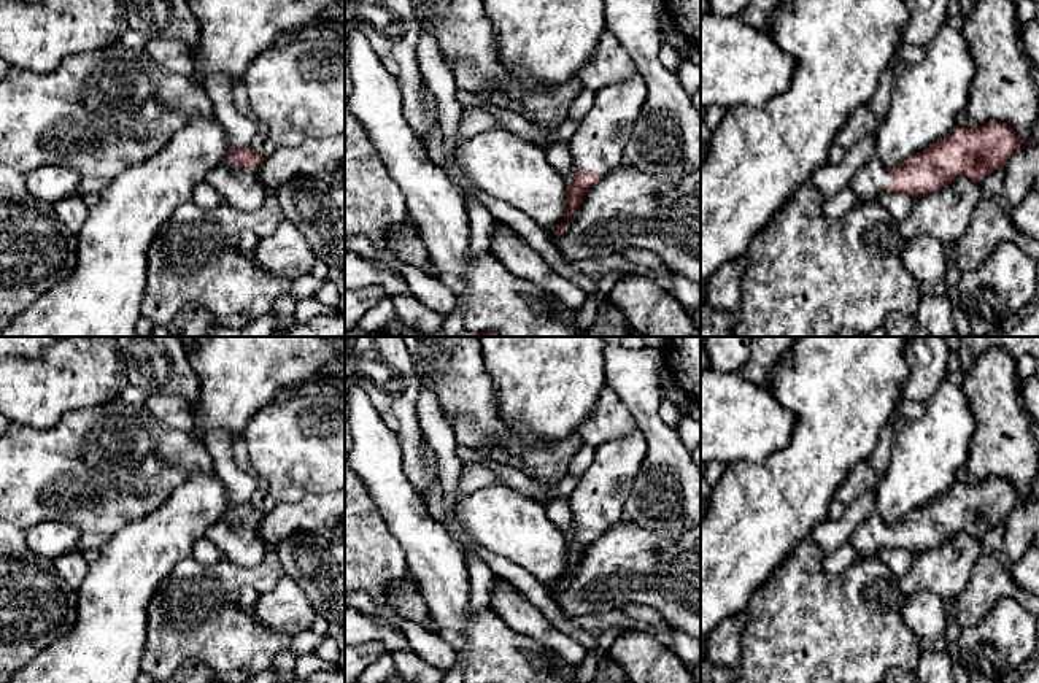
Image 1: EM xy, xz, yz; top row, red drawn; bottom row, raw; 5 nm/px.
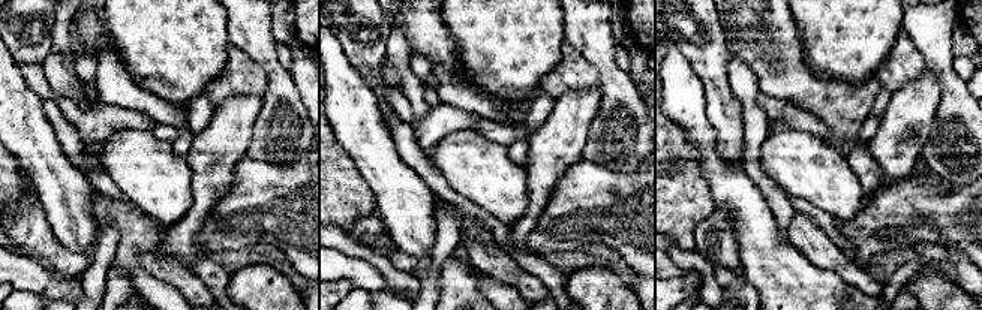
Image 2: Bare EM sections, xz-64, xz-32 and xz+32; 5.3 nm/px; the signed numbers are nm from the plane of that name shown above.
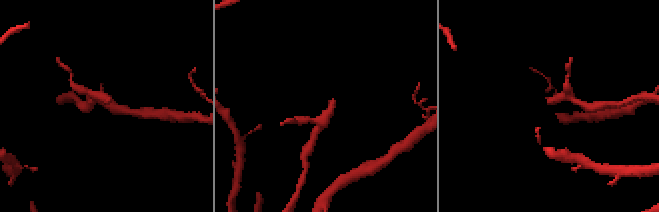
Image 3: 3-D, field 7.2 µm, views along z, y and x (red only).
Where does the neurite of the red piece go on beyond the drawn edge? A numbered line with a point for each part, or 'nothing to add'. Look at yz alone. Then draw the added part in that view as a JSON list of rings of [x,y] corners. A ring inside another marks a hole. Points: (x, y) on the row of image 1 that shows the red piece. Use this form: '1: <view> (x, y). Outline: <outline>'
1: yz (872, 178). Outline: [[[872,157],[859,167],[848,187],[855,192],[858,203],[875,202],[877,195],[886,192],[891,176],[883,164]]]

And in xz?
1: xz (598, 145). Outline: [[[640,73],[599,89],[591,110],[566,143],[574,167],[605,176],[624,164],[624,148],[645,98],[647,84]]]

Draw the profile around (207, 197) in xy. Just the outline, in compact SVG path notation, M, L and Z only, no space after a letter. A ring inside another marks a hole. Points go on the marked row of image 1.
M202 181L195 187L192 202L203 210L216 210L216 208L226 205L226 202L219 195L219 192L205 181Z

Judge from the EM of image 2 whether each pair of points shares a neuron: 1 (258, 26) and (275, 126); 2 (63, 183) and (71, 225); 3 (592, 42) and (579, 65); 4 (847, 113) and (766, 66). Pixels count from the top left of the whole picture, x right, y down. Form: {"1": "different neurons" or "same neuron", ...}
{"1": "same neuron", "2": "same neuron", "3": "different neurons", "4": "same neuron"}

